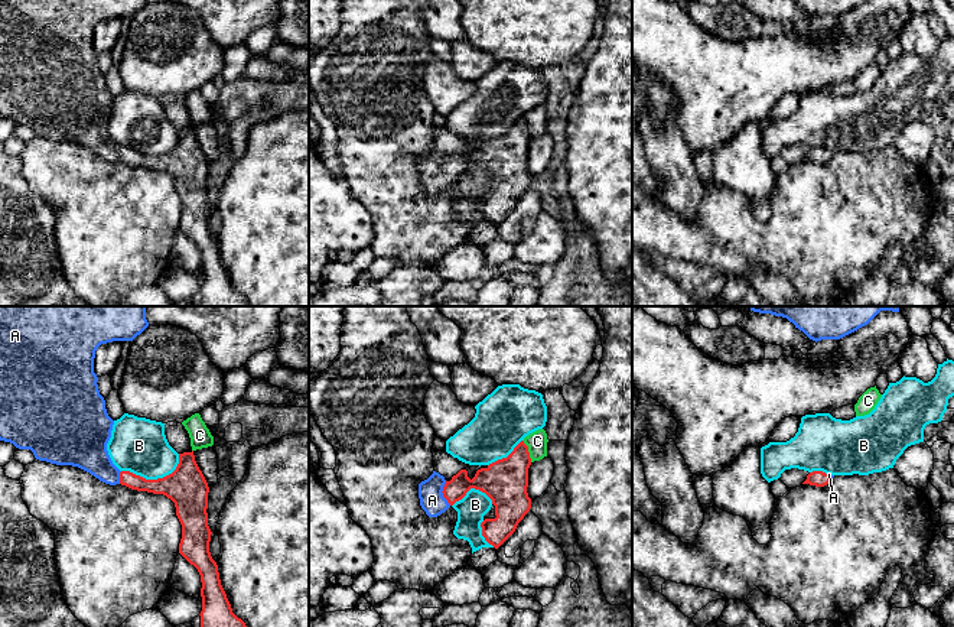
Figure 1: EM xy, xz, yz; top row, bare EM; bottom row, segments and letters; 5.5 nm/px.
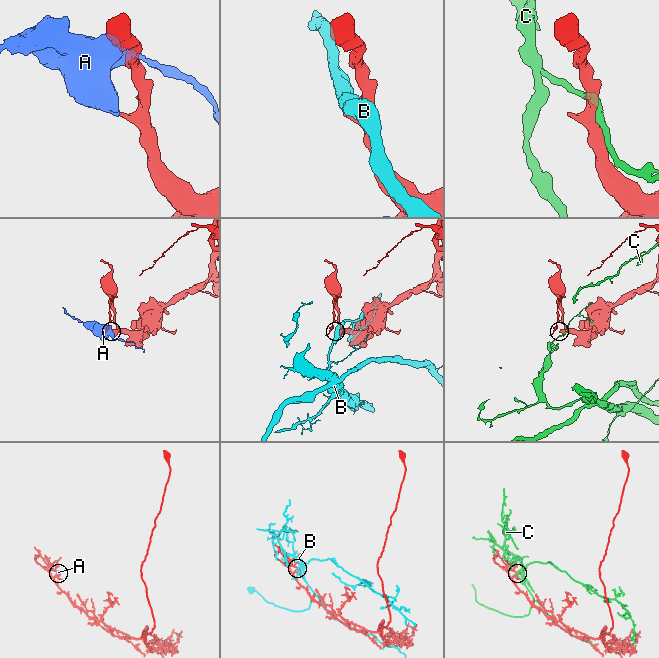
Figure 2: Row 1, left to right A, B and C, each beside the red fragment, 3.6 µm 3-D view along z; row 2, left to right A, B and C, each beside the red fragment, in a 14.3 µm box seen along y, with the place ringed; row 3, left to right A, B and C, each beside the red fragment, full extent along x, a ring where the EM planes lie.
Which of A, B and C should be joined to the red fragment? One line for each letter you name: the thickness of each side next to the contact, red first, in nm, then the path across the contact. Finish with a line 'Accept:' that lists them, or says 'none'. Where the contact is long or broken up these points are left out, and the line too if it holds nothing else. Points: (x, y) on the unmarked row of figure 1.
A: 140 nm thick on the red side, 140 nm on the other; runs through xz (485, 156), (442, 168), (432, 176)
Accept: A

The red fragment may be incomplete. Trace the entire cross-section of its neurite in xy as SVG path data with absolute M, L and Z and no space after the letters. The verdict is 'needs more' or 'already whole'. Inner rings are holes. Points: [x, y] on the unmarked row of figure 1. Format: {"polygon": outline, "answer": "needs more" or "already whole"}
{"polygon": "M0 0L0 117L19 126L30 126L39 137L78 143L105 160L121 160L170 175L182 201L179 230L201 251L201 306L247 306L245 299L232 289L218 241L209 228L209 163L193 127L179 130L176 146L157 156L120 147L107 127L114 97L108 92L98 66L95 27L101 20L133 17L147 3L149 0Z", "answer": "needs more"}

